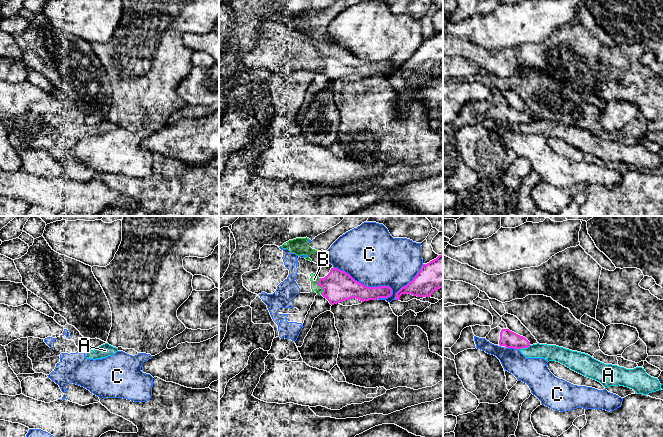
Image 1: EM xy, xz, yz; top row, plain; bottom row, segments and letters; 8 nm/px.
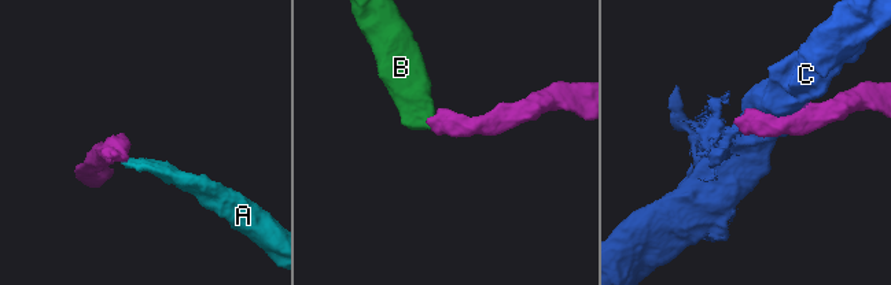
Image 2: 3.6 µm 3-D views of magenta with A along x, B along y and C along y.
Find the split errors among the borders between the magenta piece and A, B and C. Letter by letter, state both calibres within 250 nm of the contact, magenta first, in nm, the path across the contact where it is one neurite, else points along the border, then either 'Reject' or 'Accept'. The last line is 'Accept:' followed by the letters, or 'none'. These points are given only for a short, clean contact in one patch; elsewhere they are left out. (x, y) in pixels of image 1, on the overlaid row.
A: Thickness 140 nm (magenta) against 130 nm. Boundary: yz (530, 345), (519, 349). Reject
B: Thickness 240 nm (magenta) against 70 nm. Boundary: xz (319, 278), (317, 283), (322, 289), (321, 294). Reject
C: Thickness 240 nm (magenta) against 460 nm. Reject
Accept: none

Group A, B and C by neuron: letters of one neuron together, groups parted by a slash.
A B / C

